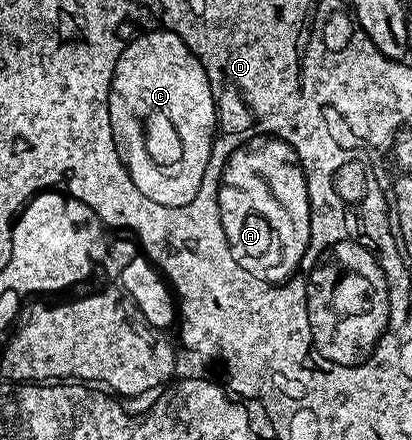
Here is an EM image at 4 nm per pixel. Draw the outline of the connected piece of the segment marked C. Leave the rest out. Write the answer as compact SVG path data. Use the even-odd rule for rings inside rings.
M184 43L166 46L168 48L154 47L158 46L141 46L129 52L121 52L115 57L115 63L111 67L109 125L112 135L120 138L123 161L131 165L169 164L166 168L165 203L172 206L184 206L188 200L194 200L200 194L198 188L201 186L203 168L198 165L198 160L210 157L208 142L210 142L210 130L212 130L211 121L220 120L226 112L221 106L216 82L213 81L213 76L210 76L210 69L196 51L190 50ZM176 150L187 152L187 157L181 156L175 162ZM180 164L186 165L185 170L180 170Z

